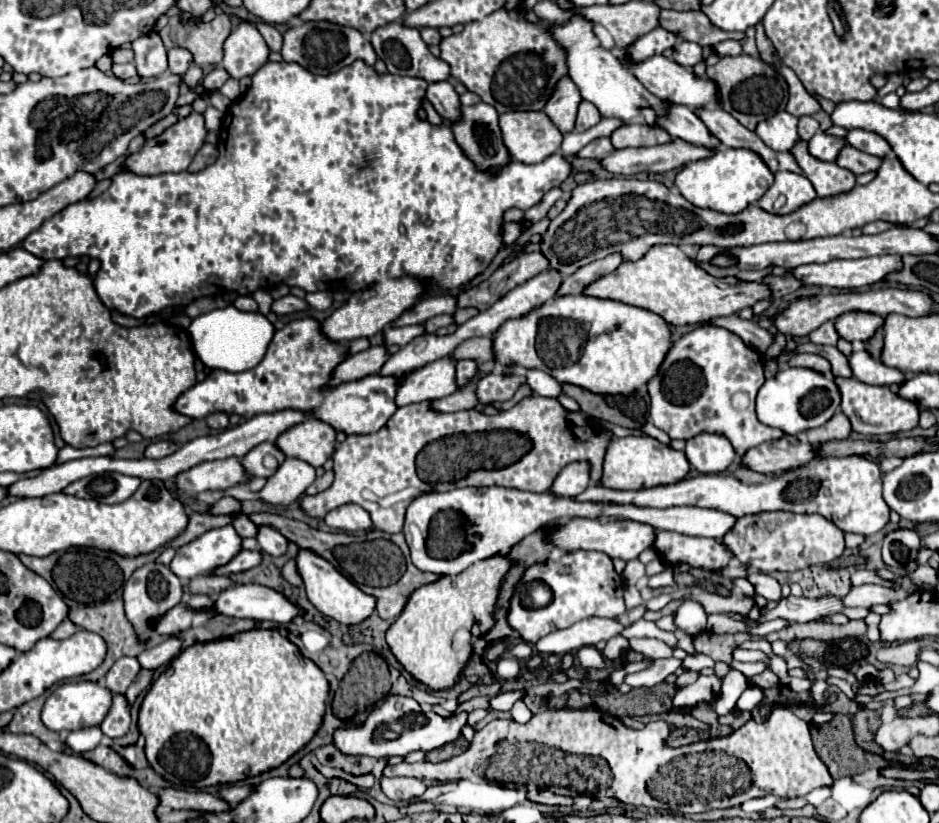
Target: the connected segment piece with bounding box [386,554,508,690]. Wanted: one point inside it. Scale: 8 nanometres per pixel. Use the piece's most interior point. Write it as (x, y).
(421, 639)

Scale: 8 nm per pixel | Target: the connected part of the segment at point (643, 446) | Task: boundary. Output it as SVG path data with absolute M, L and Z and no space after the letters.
M626 436L614 438L606 450L602 486L610 490L642 490L660 484L680 482L686 472L688 472L688 458L682 452L664 446L650 436Z

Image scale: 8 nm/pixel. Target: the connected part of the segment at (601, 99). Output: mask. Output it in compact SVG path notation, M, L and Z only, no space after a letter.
M584 18L556 24L556 40L568 50L568 70L572 82L578 86L584 100L592 102L604 118L620 118L630 122L636 118L636 106L660 106L660 98L644 90L628 66L610 50L604 50L594 34L594 24Z

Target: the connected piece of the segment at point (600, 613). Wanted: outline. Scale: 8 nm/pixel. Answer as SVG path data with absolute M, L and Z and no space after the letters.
M554 549L547 561L540 563L540 572L534 576L534 580L542 580L542 584L550 588L550 592L552 592L550 604L546 604L542 608L530 608L530 610L522 605L521 598L525 591L527 568L511 599L507 617L510 628L516 630L520 634L520 638L524 638L530 644L536 644L544 634L550 634L552 630L568 628L578 620L592 618L592 616L614 618L614 616L622 616L626 612L624 598L622 598L622 592L624 592L622 576L614 570L612 558L608 558L606 554L584 552L584 550L562 552L562 550Z

